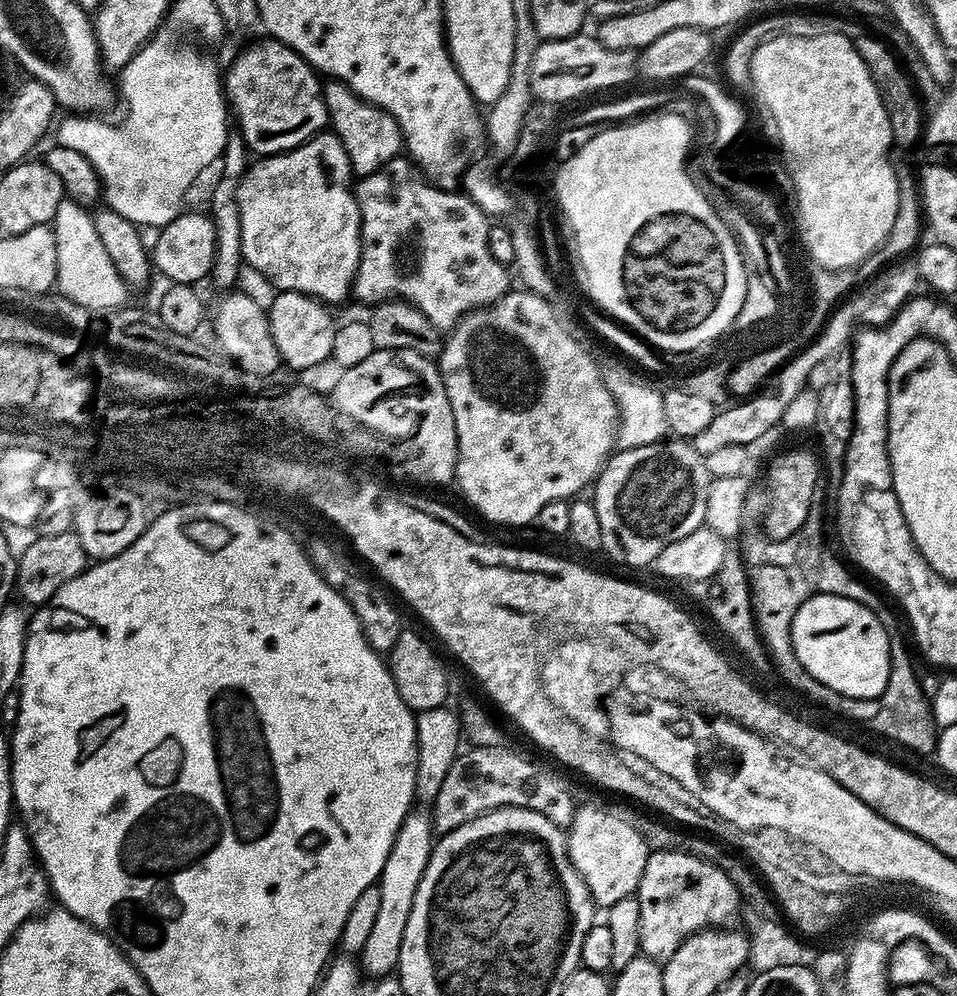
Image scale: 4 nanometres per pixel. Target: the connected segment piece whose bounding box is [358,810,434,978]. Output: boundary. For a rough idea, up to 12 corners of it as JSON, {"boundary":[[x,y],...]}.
{"boundary":[[409,811],[380,871],[374,927],[358,964],[384,978],[400,963],[414,894],[434,843]]}

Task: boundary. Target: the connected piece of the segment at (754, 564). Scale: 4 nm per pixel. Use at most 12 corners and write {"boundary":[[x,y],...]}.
{"boundary":[[809,518],[785,540],[745,523],[738,548],[752,610],[794,616],[825,592],[877,611]]}

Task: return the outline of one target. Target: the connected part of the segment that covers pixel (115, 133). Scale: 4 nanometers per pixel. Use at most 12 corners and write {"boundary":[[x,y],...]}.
{"boundary":[[161,30],[119,69],[112,126],[68,114],[55,143],[107,205],[159,230],[221,159],[230,109],[204,52]]}

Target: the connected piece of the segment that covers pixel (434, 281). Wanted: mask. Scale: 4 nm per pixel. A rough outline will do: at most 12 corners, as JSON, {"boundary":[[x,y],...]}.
{"boundary":[[397,158],[359,181],[351,295],[435,328],[509,291],[471,195]]}

